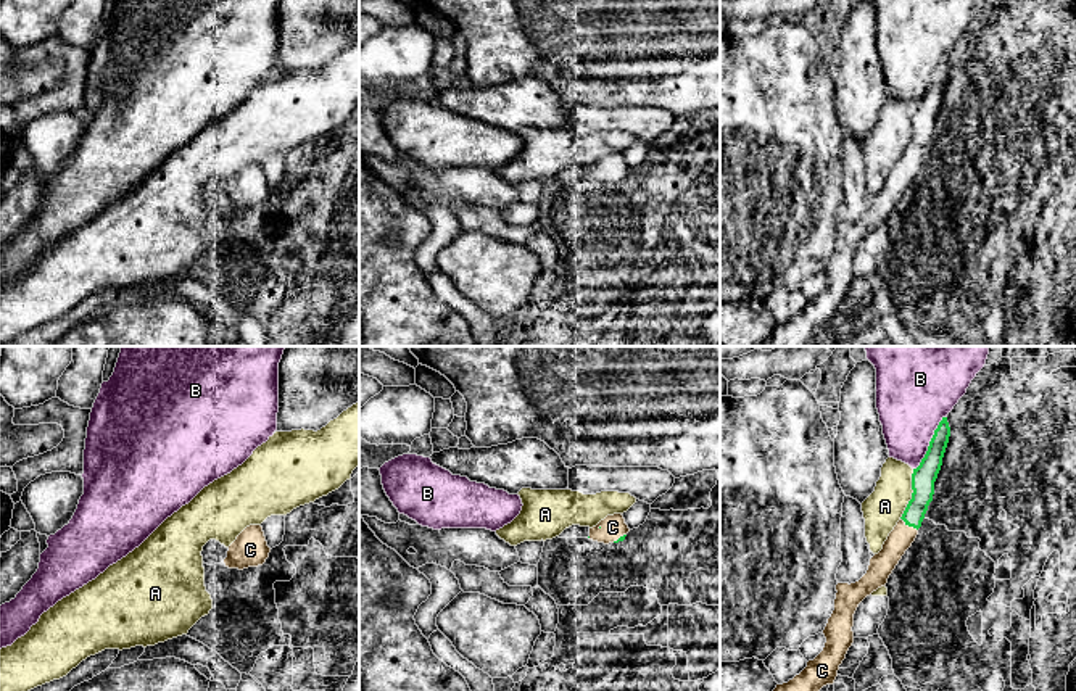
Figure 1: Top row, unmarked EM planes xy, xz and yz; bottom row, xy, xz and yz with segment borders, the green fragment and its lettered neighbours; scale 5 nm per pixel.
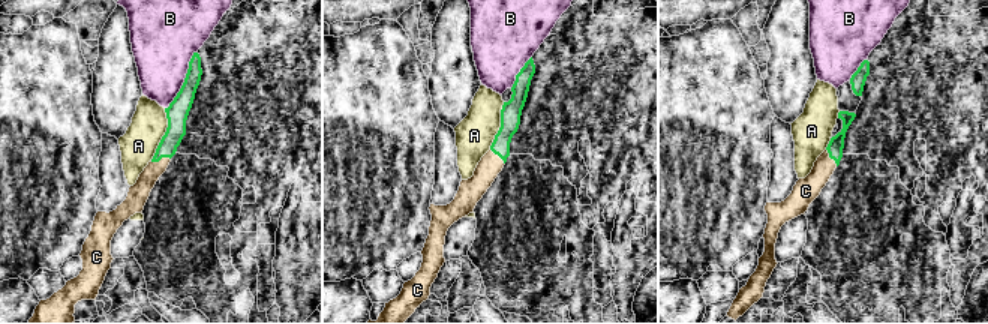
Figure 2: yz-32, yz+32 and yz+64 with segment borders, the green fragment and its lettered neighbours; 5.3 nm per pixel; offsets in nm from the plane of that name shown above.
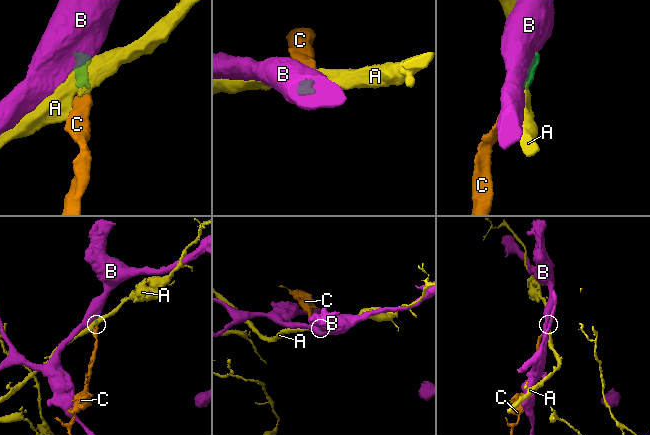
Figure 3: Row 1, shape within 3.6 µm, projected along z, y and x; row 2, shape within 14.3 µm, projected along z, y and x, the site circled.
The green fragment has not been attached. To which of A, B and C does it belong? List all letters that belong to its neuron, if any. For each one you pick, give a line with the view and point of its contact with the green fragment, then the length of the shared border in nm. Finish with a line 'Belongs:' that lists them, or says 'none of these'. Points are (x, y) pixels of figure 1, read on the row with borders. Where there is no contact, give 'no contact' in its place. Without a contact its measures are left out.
C: meets green in yz at (909, 525); contact 110 nm long
Belongs: C

